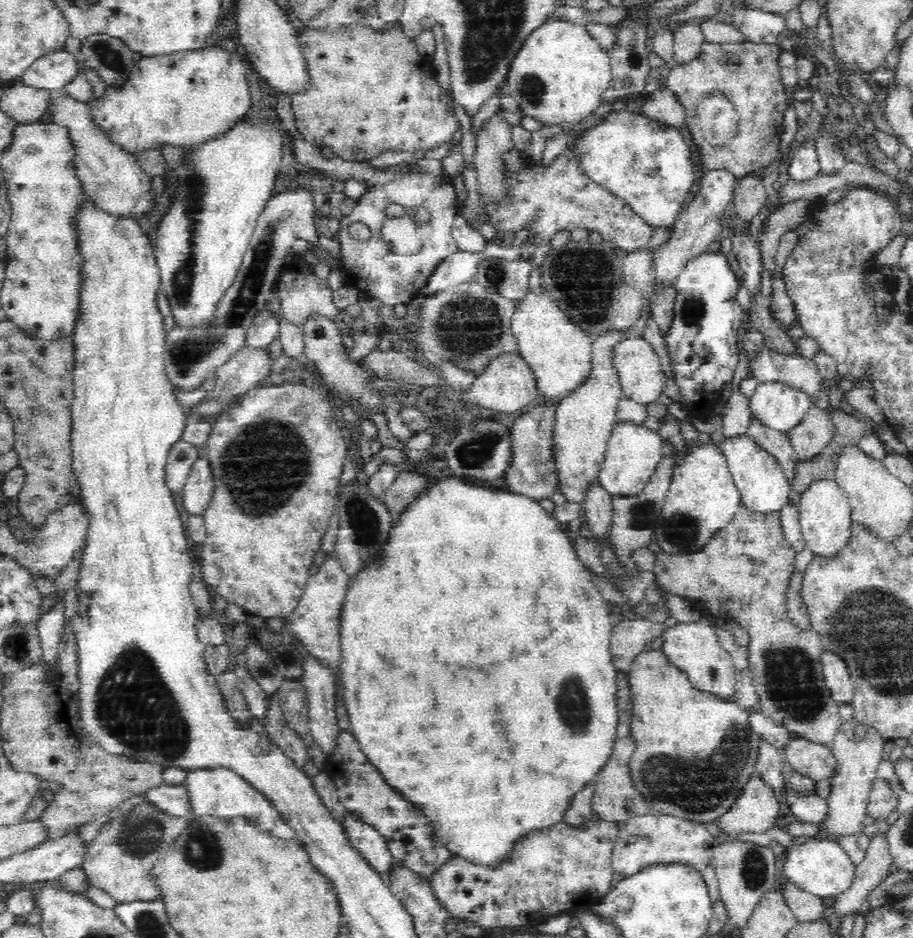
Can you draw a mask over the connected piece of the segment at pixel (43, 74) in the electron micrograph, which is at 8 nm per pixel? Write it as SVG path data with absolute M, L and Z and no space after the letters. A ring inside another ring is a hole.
M66 50L48 52L38 56L29 68L24 70L21 80L27 86L49 92L62 91L79 72L76 55Z

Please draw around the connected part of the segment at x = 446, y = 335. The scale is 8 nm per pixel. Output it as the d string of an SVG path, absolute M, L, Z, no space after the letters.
M474 280L446 286L426 298L414 338L430 365L439 367L441 360L445 359L460 369L473 371L477 376L494 354L517 348L510 326L514 306L516 302L512 299L490 291Z

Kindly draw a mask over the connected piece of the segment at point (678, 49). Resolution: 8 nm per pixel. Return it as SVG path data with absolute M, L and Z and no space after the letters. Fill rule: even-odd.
M683 22L673 30L672 34L672 64L685 65L692 62L704 43L700 25Z

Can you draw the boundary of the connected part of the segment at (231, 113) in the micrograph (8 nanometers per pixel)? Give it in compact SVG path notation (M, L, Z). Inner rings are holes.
M212 44L196 52L165 54L159 57L142 57L135 62L126 84L119 90L107 89L103 98L90 100L95 121L119 142L126 150L154 148L156 144L190 146L204 142L206 138L220 134L226 127L232 126L236 118L244 114L251 98L249 88L250 76L259 75L250 60L244 60L240 54L229 52Z

